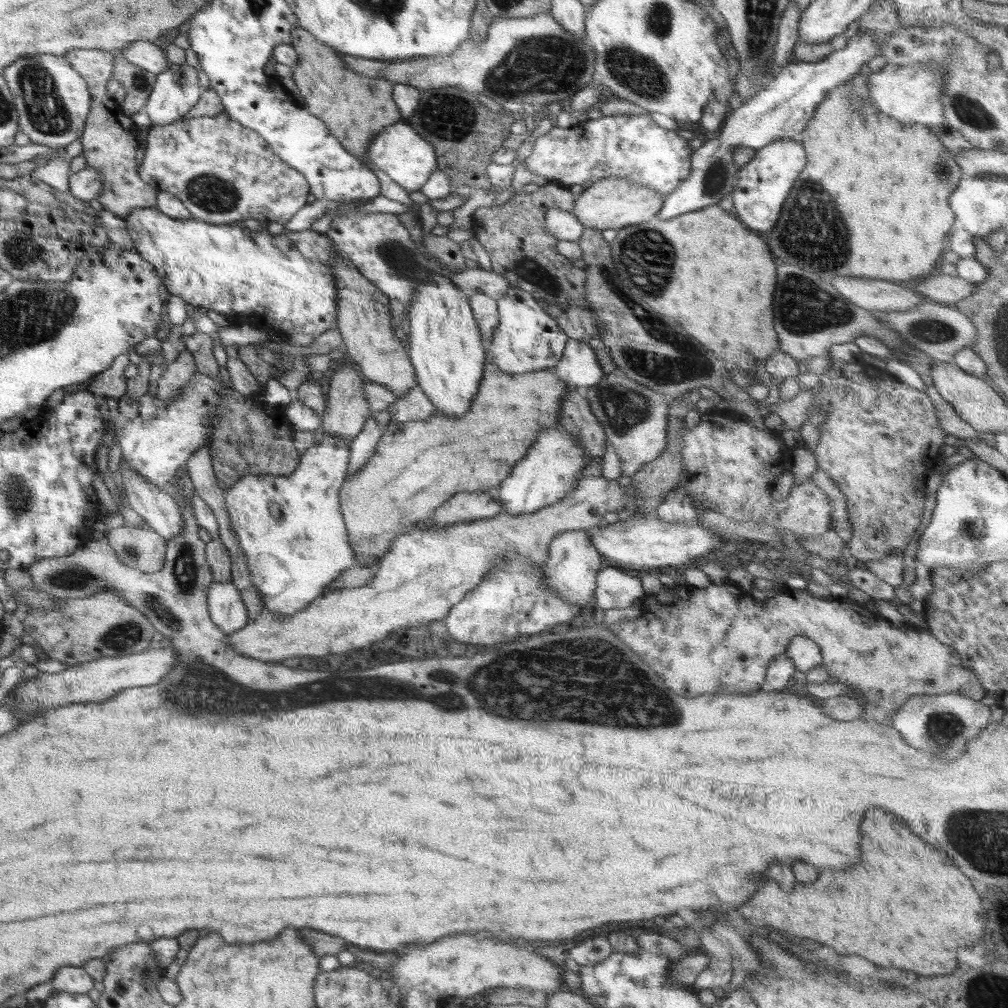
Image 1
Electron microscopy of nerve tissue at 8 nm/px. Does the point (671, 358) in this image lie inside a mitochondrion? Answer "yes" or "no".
yes

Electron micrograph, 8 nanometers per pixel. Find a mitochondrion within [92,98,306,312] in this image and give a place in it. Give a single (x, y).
(208, 191)

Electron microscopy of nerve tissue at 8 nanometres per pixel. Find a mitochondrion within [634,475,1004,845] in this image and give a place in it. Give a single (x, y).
(948, 726)

